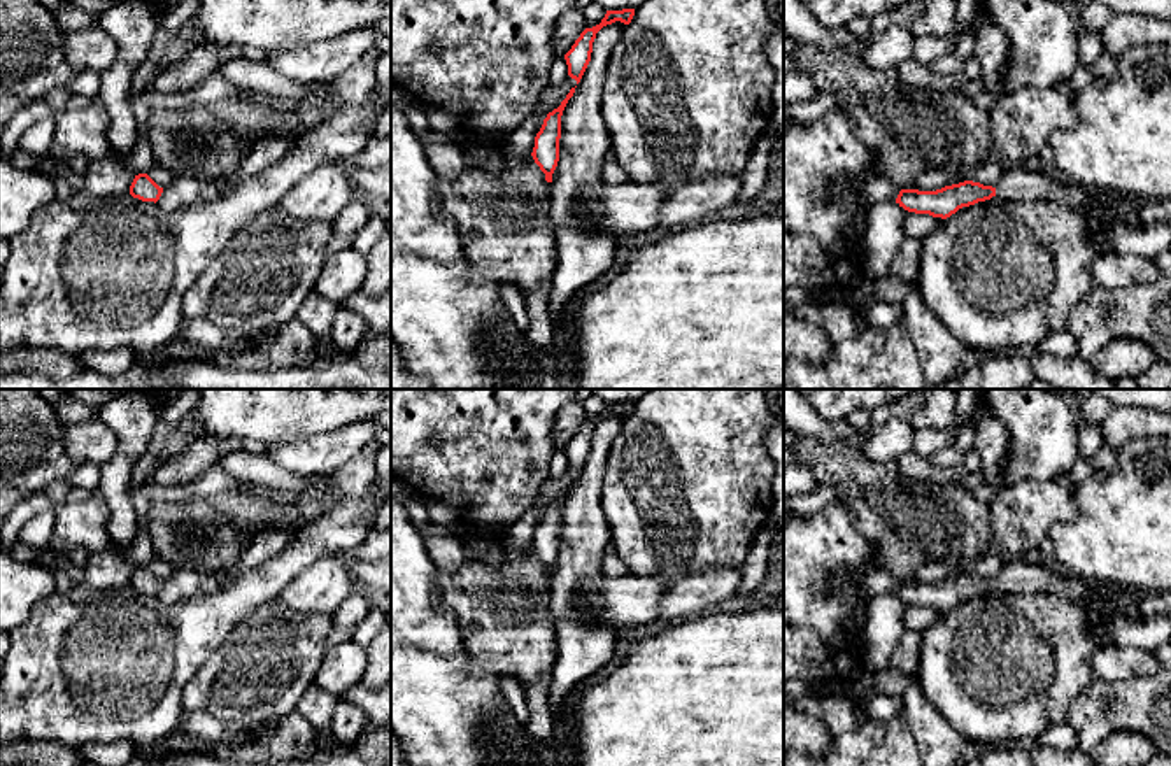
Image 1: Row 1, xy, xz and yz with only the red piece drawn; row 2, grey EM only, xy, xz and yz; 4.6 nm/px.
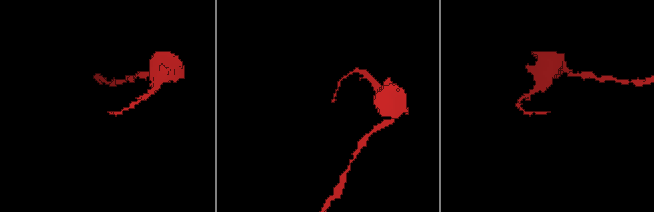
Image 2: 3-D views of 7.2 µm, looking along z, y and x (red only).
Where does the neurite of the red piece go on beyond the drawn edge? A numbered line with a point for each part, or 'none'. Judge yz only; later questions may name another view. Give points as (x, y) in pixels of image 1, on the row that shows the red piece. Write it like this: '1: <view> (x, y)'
1: yz (1017, 184)

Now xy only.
none

